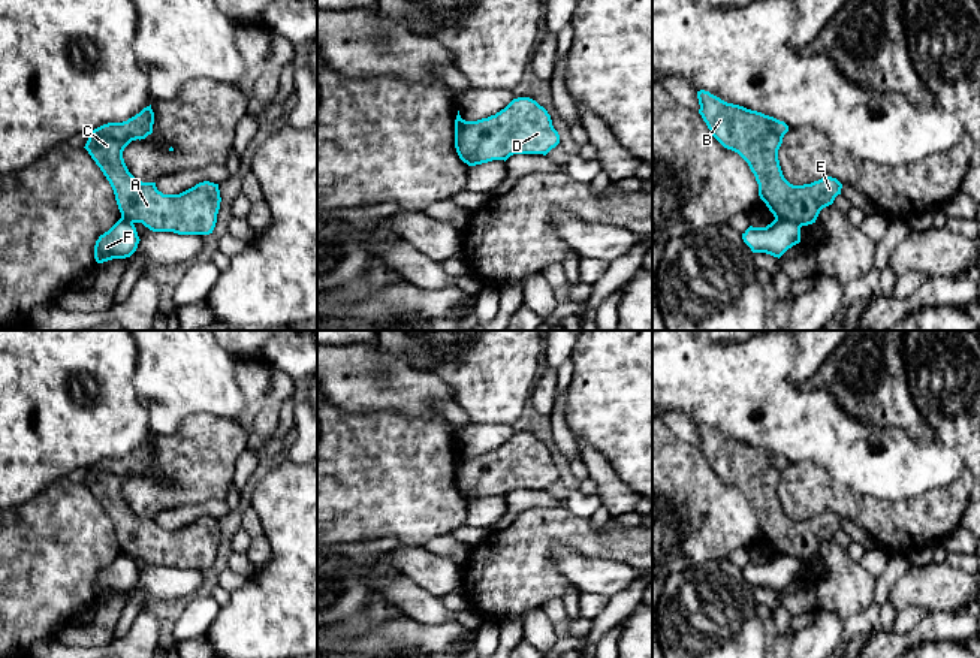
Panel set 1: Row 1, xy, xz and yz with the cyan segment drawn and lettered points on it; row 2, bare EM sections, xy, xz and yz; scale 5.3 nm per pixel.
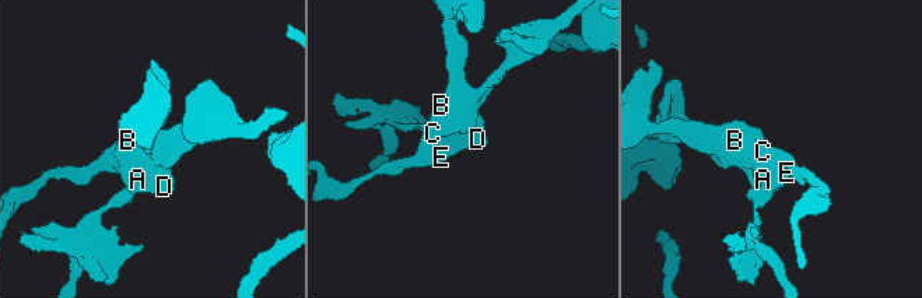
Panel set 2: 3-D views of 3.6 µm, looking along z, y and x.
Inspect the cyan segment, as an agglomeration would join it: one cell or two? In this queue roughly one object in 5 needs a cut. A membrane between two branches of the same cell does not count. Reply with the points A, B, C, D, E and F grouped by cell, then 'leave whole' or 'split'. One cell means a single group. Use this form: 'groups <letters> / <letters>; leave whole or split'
groups A B C D E / F; split

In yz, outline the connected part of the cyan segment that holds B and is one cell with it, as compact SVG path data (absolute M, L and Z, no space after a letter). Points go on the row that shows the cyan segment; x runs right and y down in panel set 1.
M697 91L699 114L712 136L738 153L759 184L759 196L775 218L799 226L815 223L820 211L841 194L842 184L832 176L793 185L781 170L778 150L788 126L774 117L727 103L709 91Z

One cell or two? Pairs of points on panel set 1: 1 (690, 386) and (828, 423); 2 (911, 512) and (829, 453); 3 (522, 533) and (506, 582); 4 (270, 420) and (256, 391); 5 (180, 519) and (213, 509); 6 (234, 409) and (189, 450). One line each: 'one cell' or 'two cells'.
1: one cell
2: two cells
3: one cell
4: two cells
5: one cell
6: two cells

